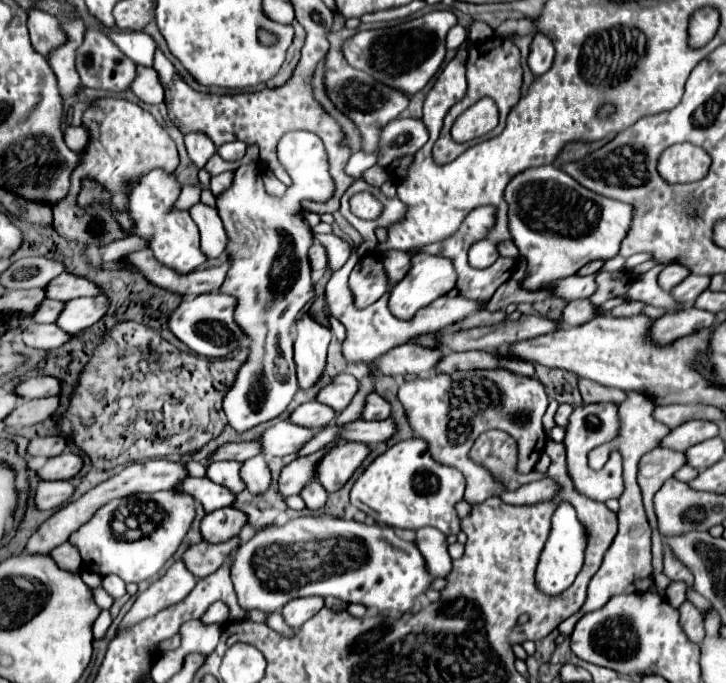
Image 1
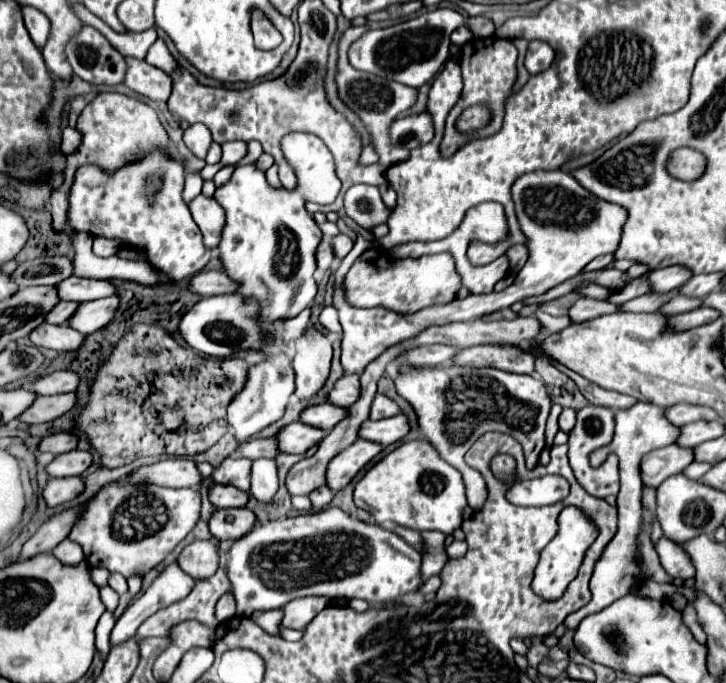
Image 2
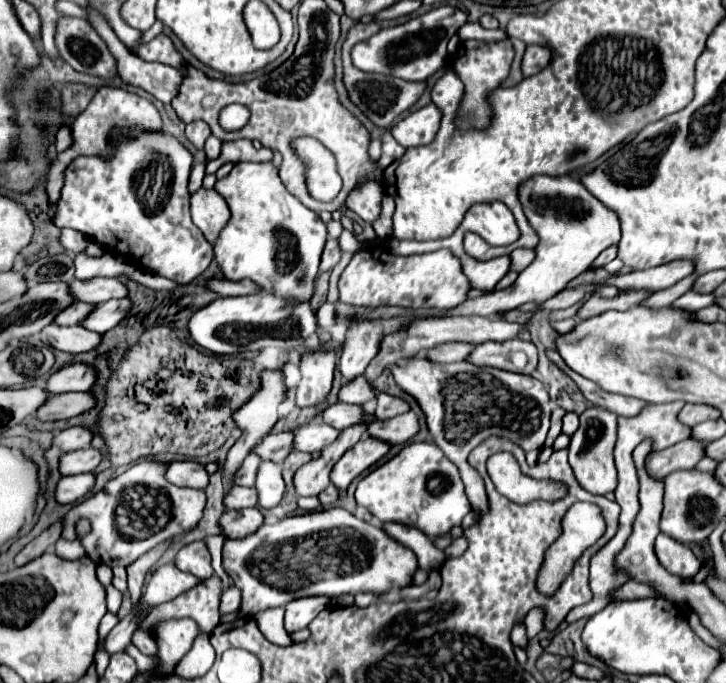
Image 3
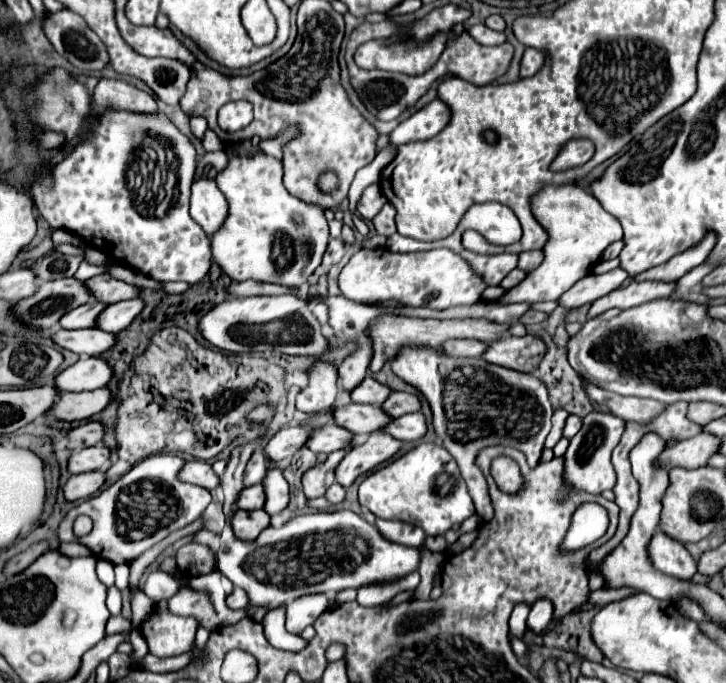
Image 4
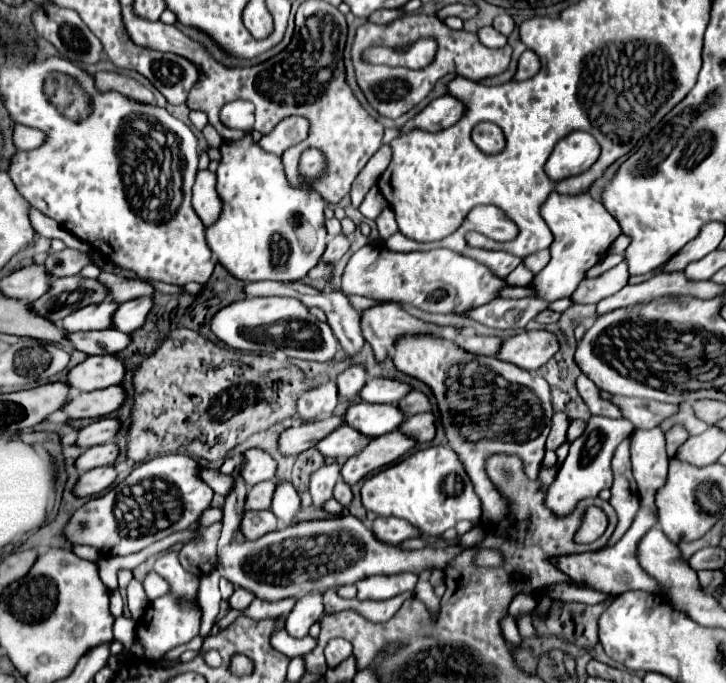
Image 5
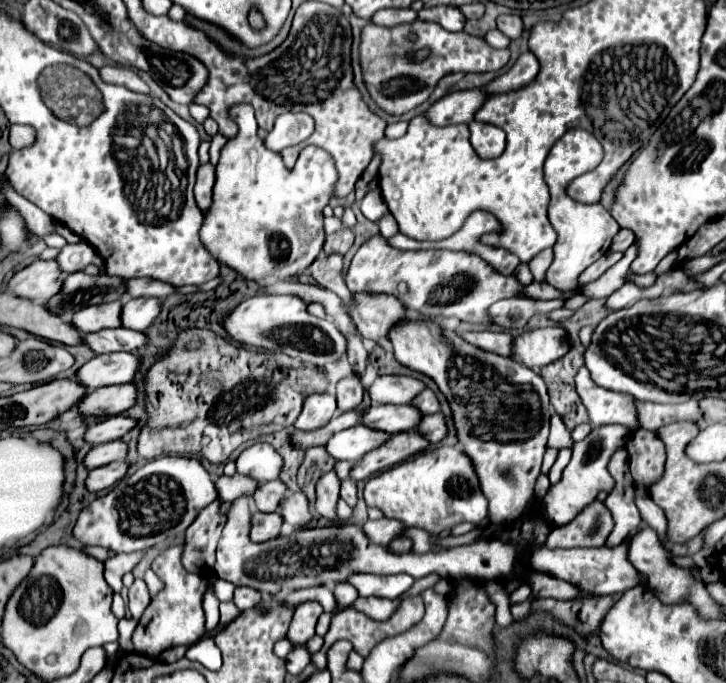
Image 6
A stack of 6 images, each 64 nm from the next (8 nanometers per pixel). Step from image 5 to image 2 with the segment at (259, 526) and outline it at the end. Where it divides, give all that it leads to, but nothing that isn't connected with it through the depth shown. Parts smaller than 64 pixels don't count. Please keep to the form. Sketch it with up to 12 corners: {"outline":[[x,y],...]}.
{"outline":[[248,508],[216,510],[210,532],[222,542],[246,536],[256,524]]}

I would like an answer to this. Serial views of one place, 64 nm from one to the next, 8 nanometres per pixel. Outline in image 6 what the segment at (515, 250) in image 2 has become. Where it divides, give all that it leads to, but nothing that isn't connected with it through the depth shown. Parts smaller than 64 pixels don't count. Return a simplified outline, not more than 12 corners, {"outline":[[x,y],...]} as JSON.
{"outline":[[546,248],[528,264],[534,282],[546,282],[546,270],[554,260]]}

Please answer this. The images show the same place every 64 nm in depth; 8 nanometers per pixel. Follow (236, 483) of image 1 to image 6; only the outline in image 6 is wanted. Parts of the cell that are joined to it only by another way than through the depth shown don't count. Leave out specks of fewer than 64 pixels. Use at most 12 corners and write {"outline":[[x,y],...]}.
{"outline":[[266,442],[236,458],[236,470],[262,482],[276,480],[282,456]]}

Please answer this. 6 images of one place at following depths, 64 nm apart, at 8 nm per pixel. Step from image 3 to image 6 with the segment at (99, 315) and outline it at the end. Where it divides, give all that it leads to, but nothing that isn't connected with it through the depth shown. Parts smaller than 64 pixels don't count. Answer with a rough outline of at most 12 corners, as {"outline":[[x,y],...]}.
{"outline":[[132,298],[122,324],[146,330],[162,310],[160,298]]}

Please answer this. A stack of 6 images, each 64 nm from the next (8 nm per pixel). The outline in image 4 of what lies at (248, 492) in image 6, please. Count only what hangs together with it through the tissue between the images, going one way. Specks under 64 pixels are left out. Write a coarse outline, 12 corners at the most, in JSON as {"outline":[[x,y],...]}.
{"outline":[[190,460],[180,478],[208,490],[220,476],[208,462]]}

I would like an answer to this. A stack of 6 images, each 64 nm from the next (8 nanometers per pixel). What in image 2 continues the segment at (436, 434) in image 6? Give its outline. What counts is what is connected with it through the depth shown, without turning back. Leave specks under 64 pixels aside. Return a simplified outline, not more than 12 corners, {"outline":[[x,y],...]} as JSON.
{"outline":[[408,416],[368,420],[358,434],[388,446],[410,432]]}

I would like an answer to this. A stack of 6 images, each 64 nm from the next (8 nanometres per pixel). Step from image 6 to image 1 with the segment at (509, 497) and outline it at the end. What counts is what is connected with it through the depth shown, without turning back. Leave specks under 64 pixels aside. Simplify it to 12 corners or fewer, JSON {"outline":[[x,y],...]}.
{"outline":[[504,368],[400,384],[430,454],[480,504],[500,484],[468,460],[486,430],[508,432],[520,472],[544,452],[542,382]]}

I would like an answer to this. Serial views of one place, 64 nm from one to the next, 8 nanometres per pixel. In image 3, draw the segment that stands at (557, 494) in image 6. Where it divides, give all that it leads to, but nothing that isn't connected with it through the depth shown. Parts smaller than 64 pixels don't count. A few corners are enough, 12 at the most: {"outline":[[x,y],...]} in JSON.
{"outline":[[588,408],[568,462],[590,494],[614,492],[618,416]]}

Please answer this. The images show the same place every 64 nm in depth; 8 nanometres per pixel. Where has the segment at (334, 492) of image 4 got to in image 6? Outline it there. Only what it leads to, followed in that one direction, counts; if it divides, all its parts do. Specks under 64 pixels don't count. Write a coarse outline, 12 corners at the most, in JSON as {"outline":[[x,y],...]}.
{"outline":[[346,480],[340,486],[340,498],[346,504],[358,502],[356,480]]}

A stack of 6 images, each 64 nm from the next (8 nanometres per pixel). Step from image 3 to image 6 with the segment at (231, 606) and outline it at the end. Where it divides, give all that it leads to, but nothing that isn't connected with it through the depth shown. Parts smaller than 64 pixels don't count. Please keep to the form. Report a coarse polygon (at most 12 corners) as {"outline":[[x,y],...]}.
{"outline":[[246,586],[236,588],[234,604],[240,610],[254,608],[262,594]]}

